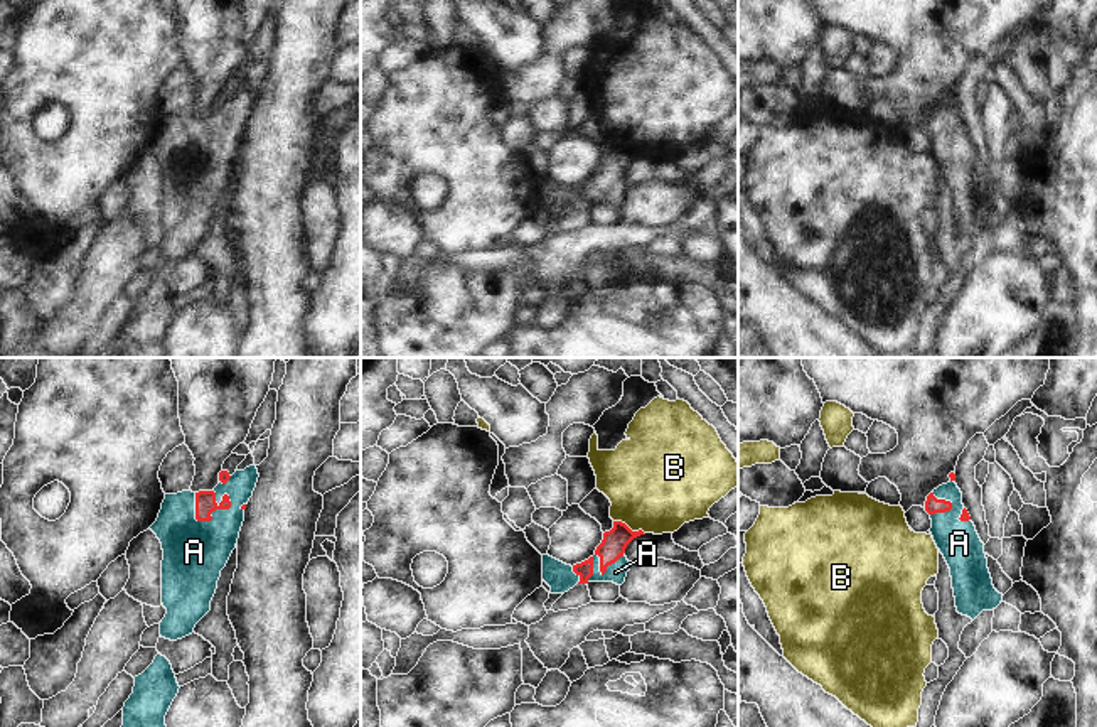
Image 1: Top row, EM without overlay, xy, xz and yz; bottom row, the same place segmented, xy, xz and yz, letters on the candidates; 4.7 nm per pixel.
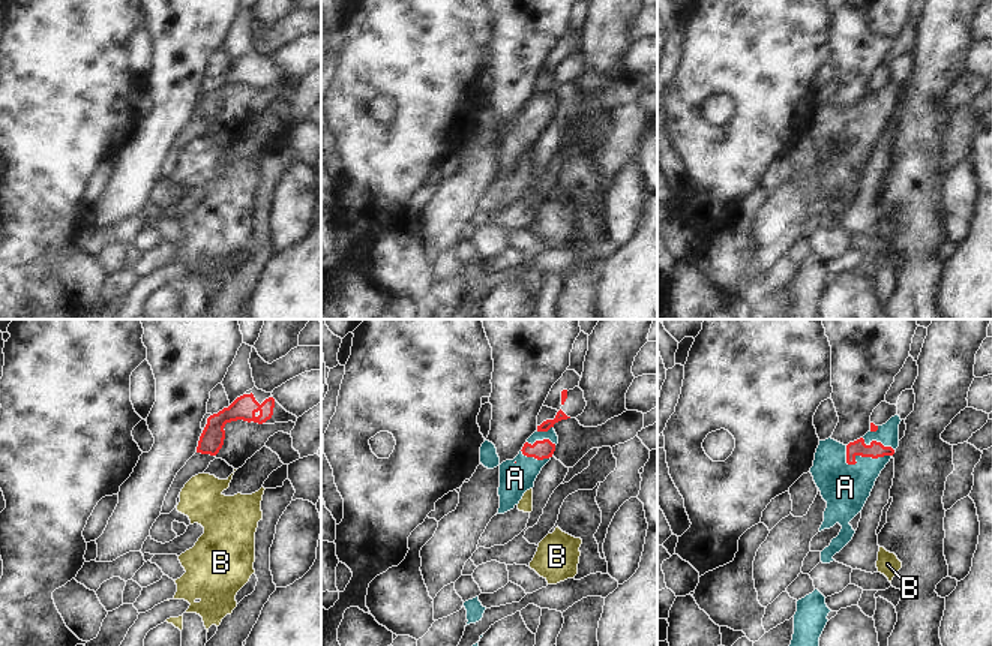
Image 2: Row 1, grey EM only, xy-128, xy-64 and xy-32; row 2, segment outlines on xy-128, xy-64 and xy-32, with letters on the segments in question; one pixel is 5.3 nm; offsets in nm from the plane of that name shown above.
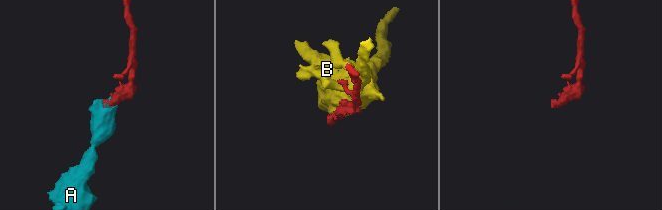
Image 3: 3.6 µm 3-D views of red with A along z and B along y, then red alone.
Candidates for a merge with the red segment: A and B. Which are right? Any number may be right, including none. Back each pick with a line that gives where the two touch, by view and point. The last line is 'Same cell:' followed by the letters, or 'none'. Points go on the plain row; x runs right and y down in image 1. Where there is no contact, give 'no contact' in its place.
A: contact xy (204, 142)
Same cell: A

